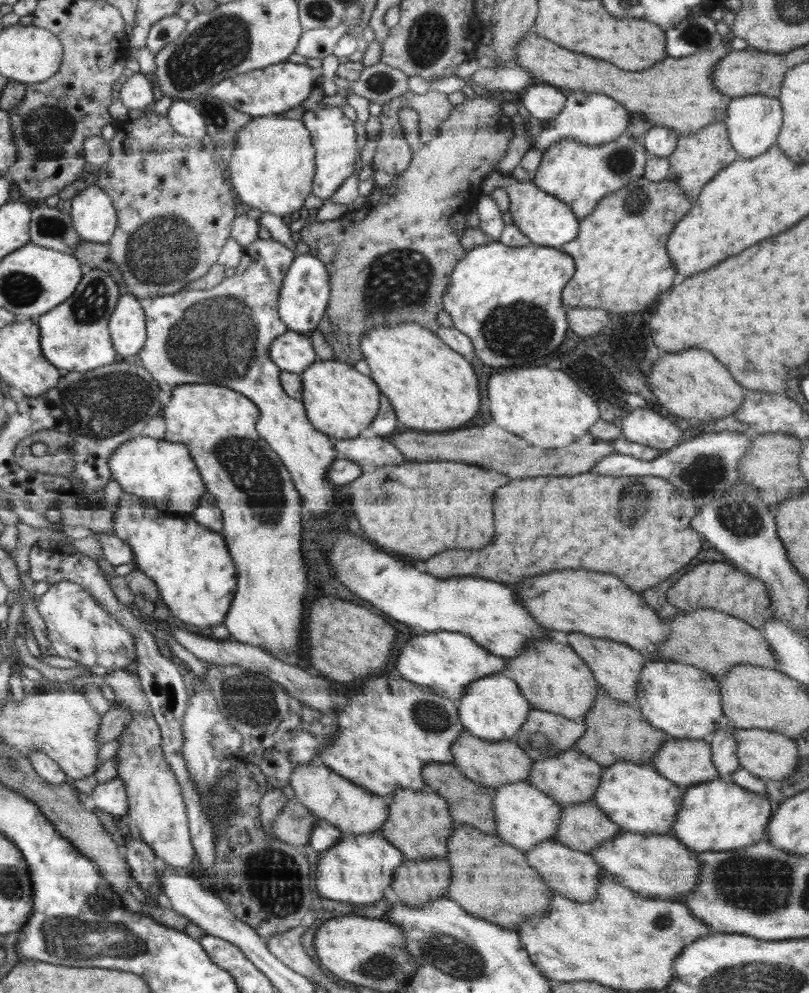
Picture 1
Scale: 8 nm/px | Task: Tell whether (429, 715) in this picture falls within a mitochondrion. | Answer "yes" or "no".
yes

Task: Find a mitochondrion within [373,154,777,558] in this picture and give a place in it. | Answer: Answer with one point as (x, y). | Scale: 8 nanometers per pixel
(514, 332)

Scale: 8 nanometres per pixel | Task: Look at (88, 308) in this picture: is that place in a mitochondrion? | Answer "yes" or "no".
yes

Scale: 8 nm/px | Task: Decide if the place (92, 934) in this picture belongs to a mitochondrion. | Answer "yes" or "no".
yes

